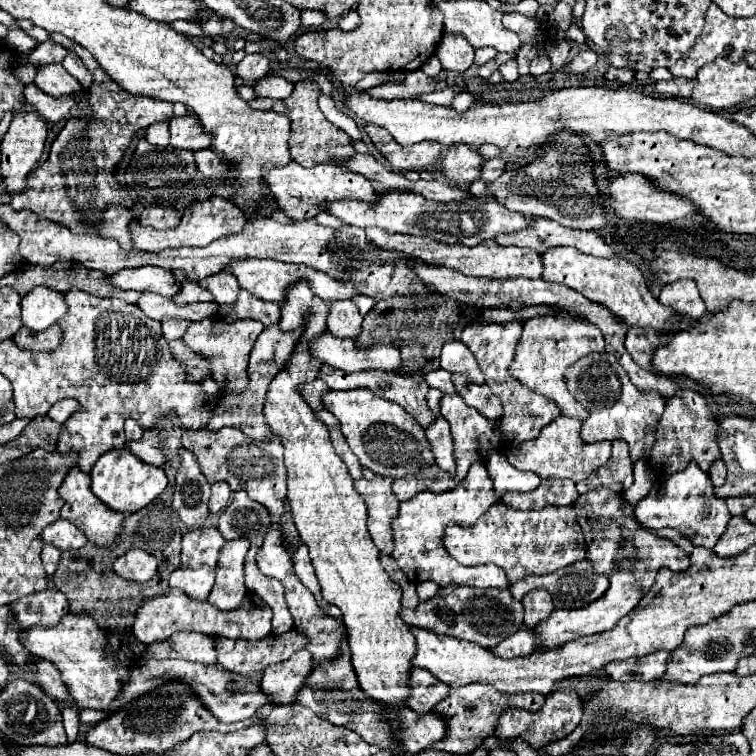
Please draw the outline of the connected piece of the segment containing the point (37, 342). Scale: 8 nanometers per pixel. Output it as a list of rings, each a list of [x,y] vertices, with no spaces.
[[[58,324],[46,328],[44,332],[32,332],[28,328],[20,328],[14,336],[16,344],[26,350],[56,350],[62,342],[62,330]]]

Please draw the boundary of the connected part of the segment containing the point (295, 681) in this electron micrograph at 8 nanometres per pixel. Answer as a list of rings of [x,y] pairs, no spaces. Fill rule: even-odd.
[[[298,650],[280,666],[268,666],[260,686],[268,698],[276,698],[276,704],[292,704],[292,698],[296,698],[300,686],[304,686],[304,678],[310,672],[312,654],[308,654],[308,650]]]

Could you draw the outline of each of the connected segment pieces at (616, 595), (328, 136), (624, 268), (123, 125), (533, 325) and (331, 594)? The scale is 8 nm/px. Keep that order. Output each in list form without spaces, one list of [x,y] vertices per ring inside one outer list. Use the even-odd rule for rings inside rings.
[[[646,530],[644,532],[628,532],[628,534],[624,534],[624,540],[630,542],[630,548],[624,548],[624,550],[630,550],[630,556],[634,556],[634,550],[636,550],[634,566],[628,564],[628,566],[620,566],[620,570],[614,570],[610,576],[610,588],[596,602],[592,602],[584,608],[578,608],[578,610],[554,610],[548,616],[548,620],[544,620],[540,626],[534,628],[534,632],[540,636],[538,650],[552,650],[578,636],[598,634],[598,632],[606,632],[606,630],[614,628],[616,622],[622,616],[626,616],[630,610],[634,610],[636,604],[642,600],[642,596],[648,594],[648,590],[654,584],[654,576],[660,568],[670,568],[670,570],[680,572],[690,566],[688,554],[674,540],[660,538],[656,534],[648,534]]]
[[[302,80],[296,82],[294,92],[284,98],[284,100],[272,100],[272,98],[262,98],[256,96],[254,100],[250,100],[248,104],[252,108],[260,108],[260,110],[272,110],[272,112],[284,112],[290,116],[292,122],[292,136],[290,136],[290,152],[294,162],[298,162],[304,168],[312,168],[316,164],[334,164],[334,166],[346,166],[348,160],[356,154],[356,148],[352,146],[352,138],[342,132],[338,126],[330,124],[324,114],[318,108],[318,96],[320,96],[320,86],[314,80]]]
[[[558,246],[550,248],[542,254],[544,272],[542,278],[548,282],[560,282],[568,288],[580,292],[592,302],[598,302],[606,306],[612,314],[624,318],[630,326],[640,328],[654,328],[658,332],[670,332],[674,324],[678,324],[678,314],[670,310],[668,306],[662,306],[648,290],[644,274],[630,262],[626,262],[620,256],[614,258],[596,258],[588,256],[572,246]]]
[[[52,34],[54,42],[60,42],[64,48],[76,52],[86,68],[92,72],[92,86],[90,86],[89,106],[90,115],[88,121],[80,118],[72,118],[66,122],[62,132],[52,142],[48,160],[34,168],[28,180],[28,188],[22,194],[16,194],[12,198],[14,210],[26,210],[30,208],[42,218],[50,218],[54,222],[66,224],[72,234],[96,234],[100,236],[100,216],[110,204],[122,204],[132,206],[130,200],[122,198],[124,186],[120,186],[114,180],[114,166],[124,156],[124,150],[130,144],[130,138],[138,134],[140,128],[150,126],[154,122],[170,122],[172,114],[172,102],[160,102],[158,98],[140,98],[132,96],[122,90],[122,86],[116,86],[108,74],[104,74],[102,66],[92,58],[92,54],[82,48],[80,44],[72,44],[70,38],[62,34]],[[78,208],[86,208],[88,216],[92,220],[78,220]]]
[[[536,316],[524,322],[522,336],[516,344],[516,356],[514,362],[510,364],[510,374],[516,380],[524,382],[534,392],[540,392],[546,398],[554,400],[562,408],[564,416],[584,420],[588,418],[588,410],[582,404],[578,404],[568,392],[564,374],[572,364],[584,358],[584,354],[592,354],[592,352],[604,352],[604,336],[600,334],[598,328],[594,330],[592,324],[586,324],[584,320],[576,320],[576,318],[564,318],[564,316],[562,318]]]
[[[294,282],[288,286],[284,300],[280,302],[280,330],[290,332],[302,328],[286,366],[272,378],[264,400],[264,416],[270,432],[282,440],[284,466],[288,472],[288,500],[294,514],[294,524],[302,542],[310,550],[310,558],[322,588],[326,602],[336,604],[342,610],[342,620],[348,628],[348,644],[352,654],[352,666],[358,676],[360,688],[382,704],[406,706],[404,700],[410,694],[408,674],[410,660],[416,652],[416,640],[400,618],[402,590],[386,574],[380,562],[380,550],[372,542],[366,530],[368,510],[360,494],[356,494],[354,478],[348,474],[342,458],[334,452],[328,426],[320,422],[312,408],[298,392],[300,384],[314,382],[322,368],[318,358],[308,352],[308,342],[326,332],[326,316],[332,302],[324,302],[312,294],[310,282]]]

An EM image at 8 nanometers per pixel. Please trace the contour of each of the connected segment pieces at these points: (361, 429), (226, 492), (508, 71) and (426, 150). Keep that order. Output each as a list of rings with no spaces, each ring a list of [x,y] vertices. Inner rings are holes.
[[[368,388],[354,390],[330,390],[324,394],[324,406],[330,410],[342,426],[342,434],[350,450],[358,456],[364,468],[370,468],[378,476],[404,478],[418,474],[424,466],[434,464],[434,452],[426,438],[426,430],[396,402],[388,402]]]
[[[216,482],[216,484],[212,484],[210,512],[212,512],[212,514],[220,512],[220,510],[222,510],[222,508],[228,504],[228,500],[230,500],[230,494],[232,494],[232,490],[230,490],[230,486],[228,486],[226,482]]]
[[[508,60],[508,62],[506,62],[502,68],[500,68],[500,74],[504,76],[504,82],[514,82],[514,80],[520,76],[514,60]]]
[[[366,124],[366,132],[374,146],[384,154],[384,158],[396,168],[396,170],[428,170],[439,156],[442,147],[437,142],[422,141],[412,146],[400,146],[388,130]]]

